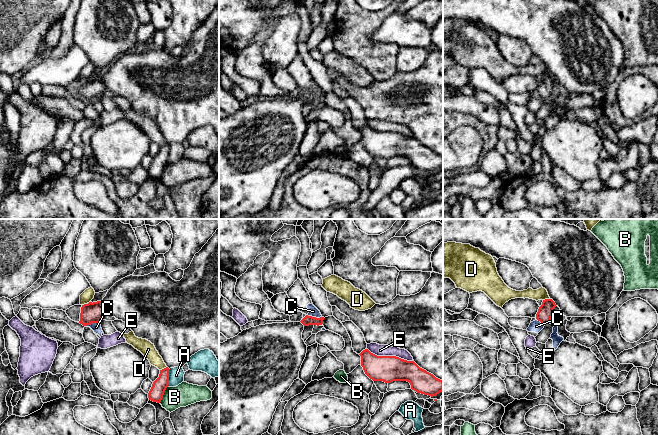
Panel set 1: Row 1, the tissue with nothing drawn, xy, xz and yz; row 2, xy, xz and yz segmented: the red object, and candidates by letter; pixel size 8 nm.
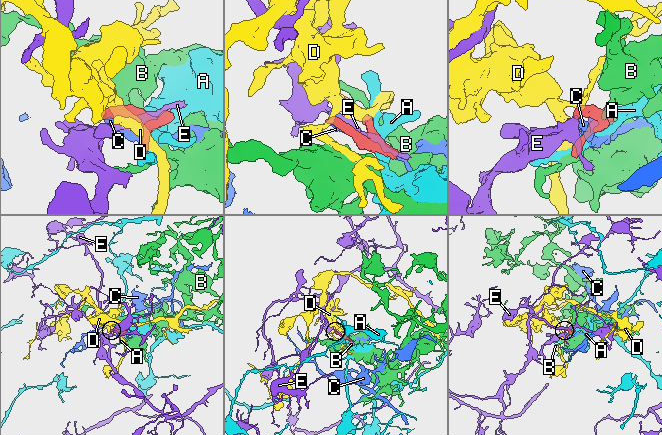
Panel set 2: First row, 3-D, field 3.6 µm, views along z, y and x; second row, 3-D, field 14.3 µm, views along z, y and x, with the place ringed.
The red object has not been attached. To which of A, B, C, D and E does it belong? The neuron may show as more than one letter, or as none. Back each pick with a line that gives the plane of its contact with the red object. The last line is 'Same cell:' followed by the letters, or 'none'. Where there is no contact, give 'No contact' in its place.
Same cell: none

